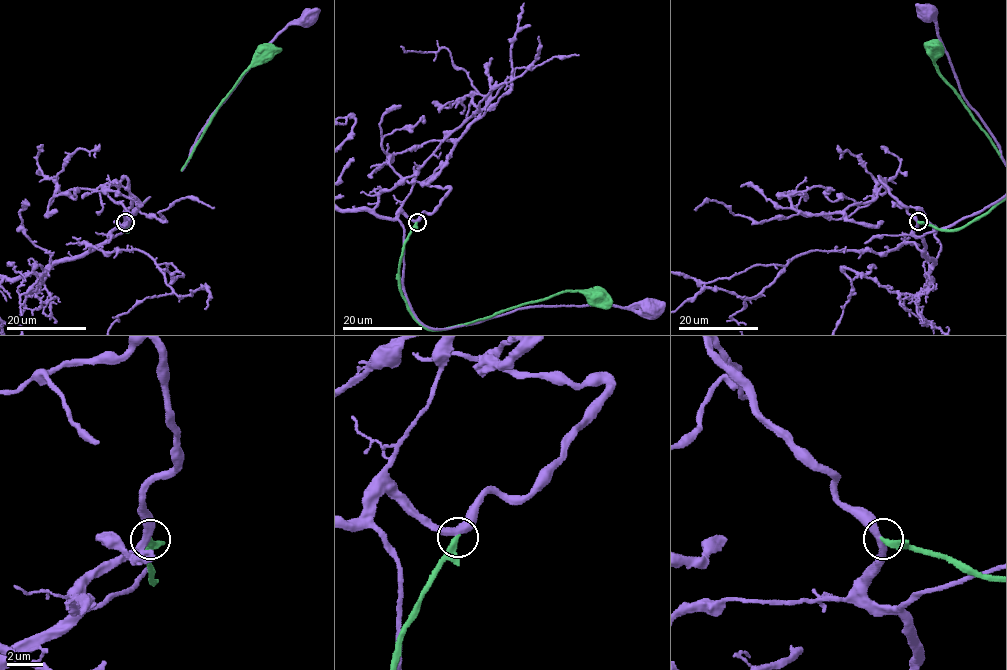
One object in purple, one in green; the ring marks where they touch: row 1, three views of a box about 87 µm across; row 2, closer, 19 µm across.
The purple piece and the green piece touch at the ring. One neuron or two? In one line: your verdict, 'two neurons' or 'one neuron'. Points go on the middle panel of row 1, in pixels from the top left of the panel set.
two neurons

